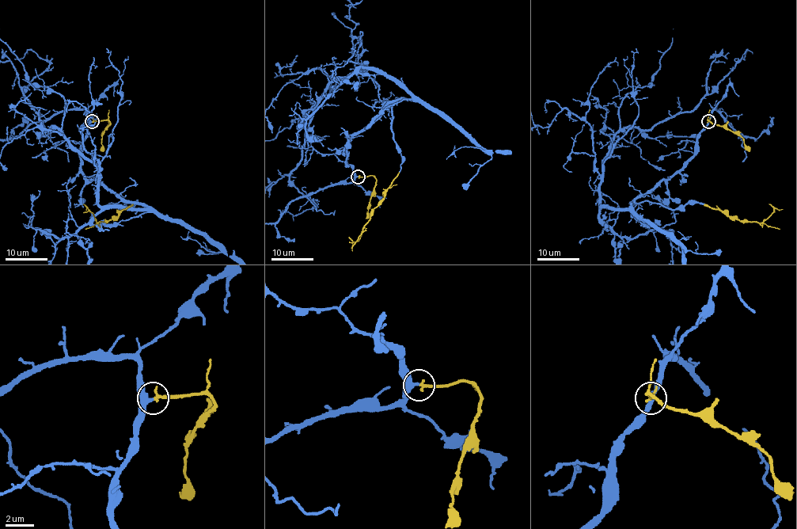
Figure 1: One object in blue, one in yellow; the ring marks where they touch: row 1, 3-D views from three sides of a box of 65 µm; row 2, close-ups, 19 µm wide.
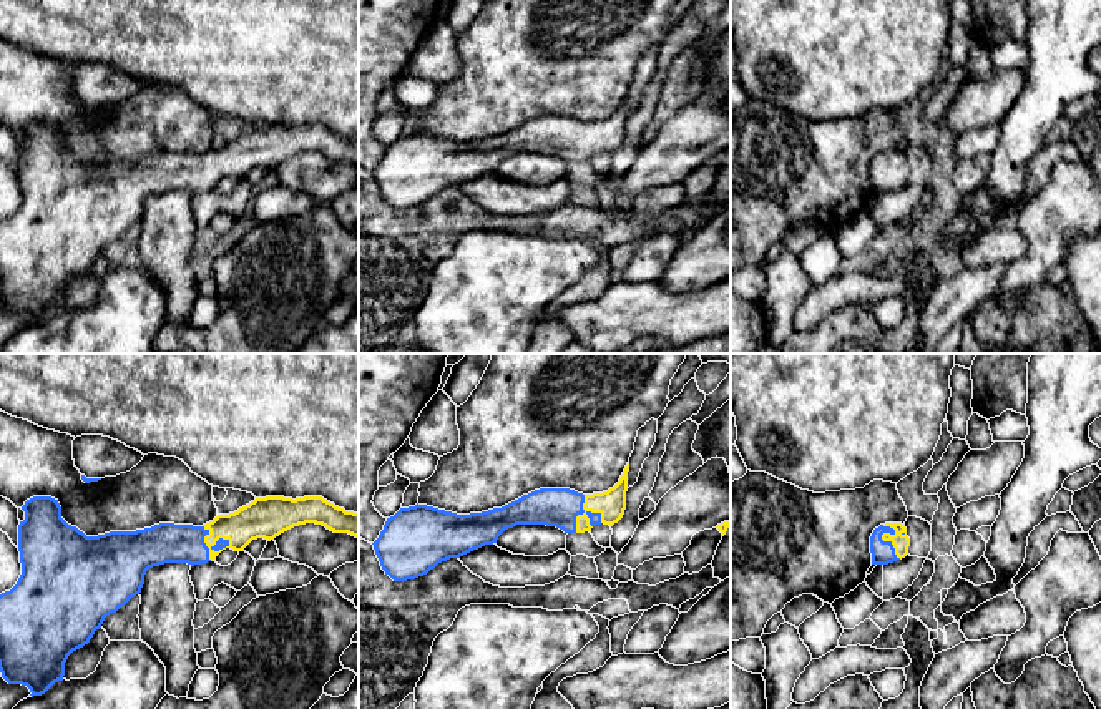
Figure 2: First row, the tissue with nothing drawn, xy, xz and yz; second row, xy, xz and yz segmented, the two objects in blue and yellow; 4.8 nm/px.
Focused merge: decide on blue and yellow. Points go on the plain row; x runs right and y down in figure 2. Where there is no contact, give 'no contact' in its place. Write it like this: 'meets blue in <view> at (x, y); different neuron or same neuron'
meets blue in xz at (580, 141); different neuron

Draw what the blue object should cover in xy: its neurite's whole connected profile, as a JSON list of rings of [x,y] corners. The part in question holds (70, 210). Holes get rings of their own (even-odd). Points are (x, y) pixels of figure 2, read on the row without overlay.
[[[33,125],[22,138],[22,203],[10,219],[0,222],[0,301],[8,312],[27,314],[32,325],[63,309],[68,284],[90,271],[106,244],[141,221],[149,196],[211,189],[204,171],[209,158],[204,154],[159,151],[136,159],[86,164],[61,146],[61,134],[51,125]]]

